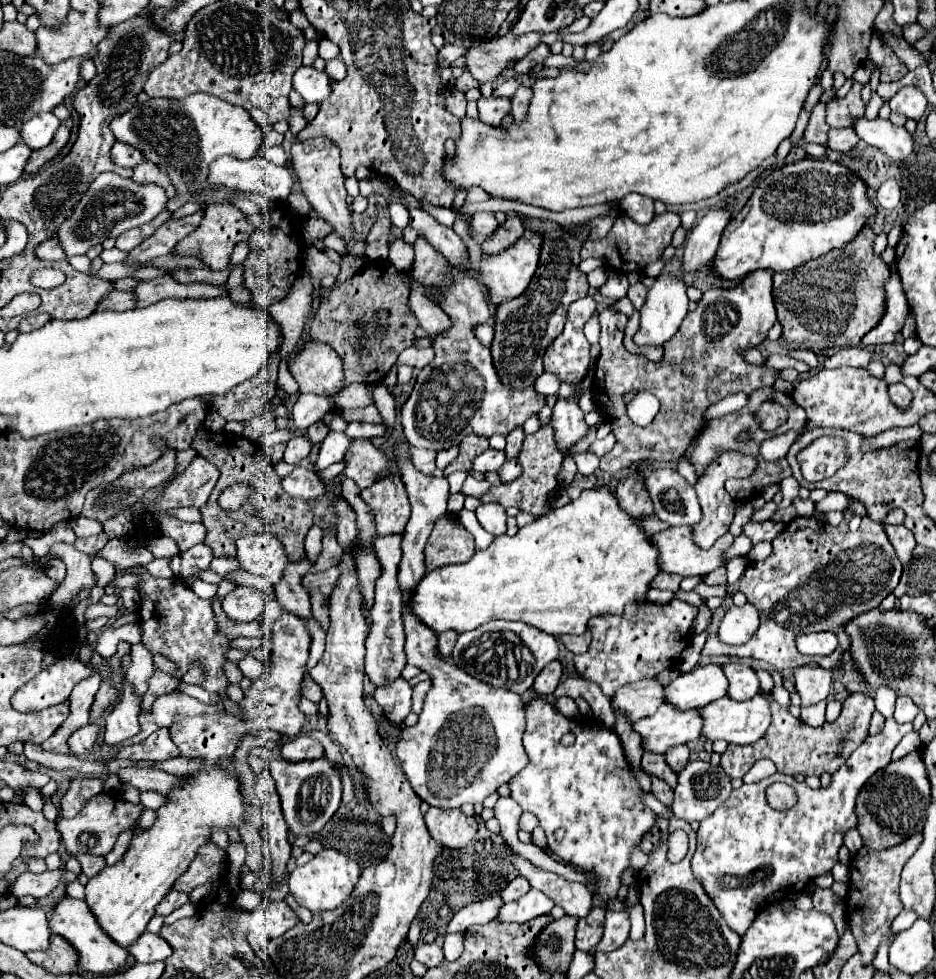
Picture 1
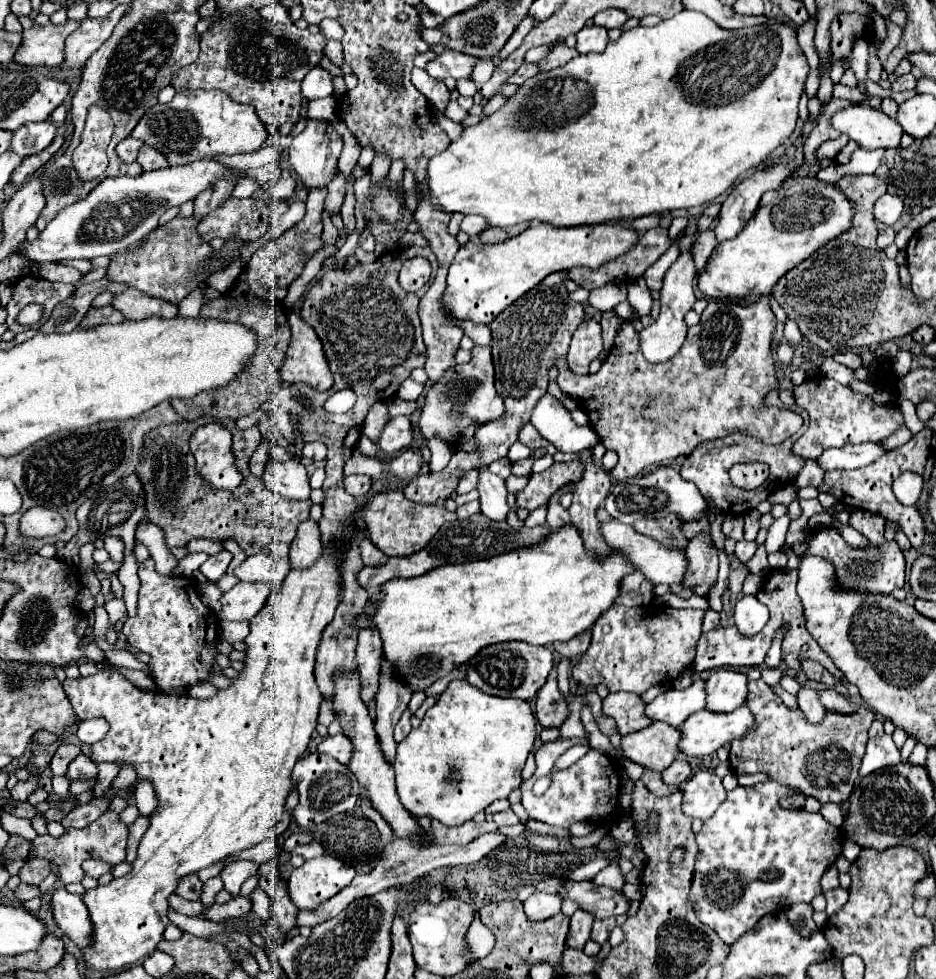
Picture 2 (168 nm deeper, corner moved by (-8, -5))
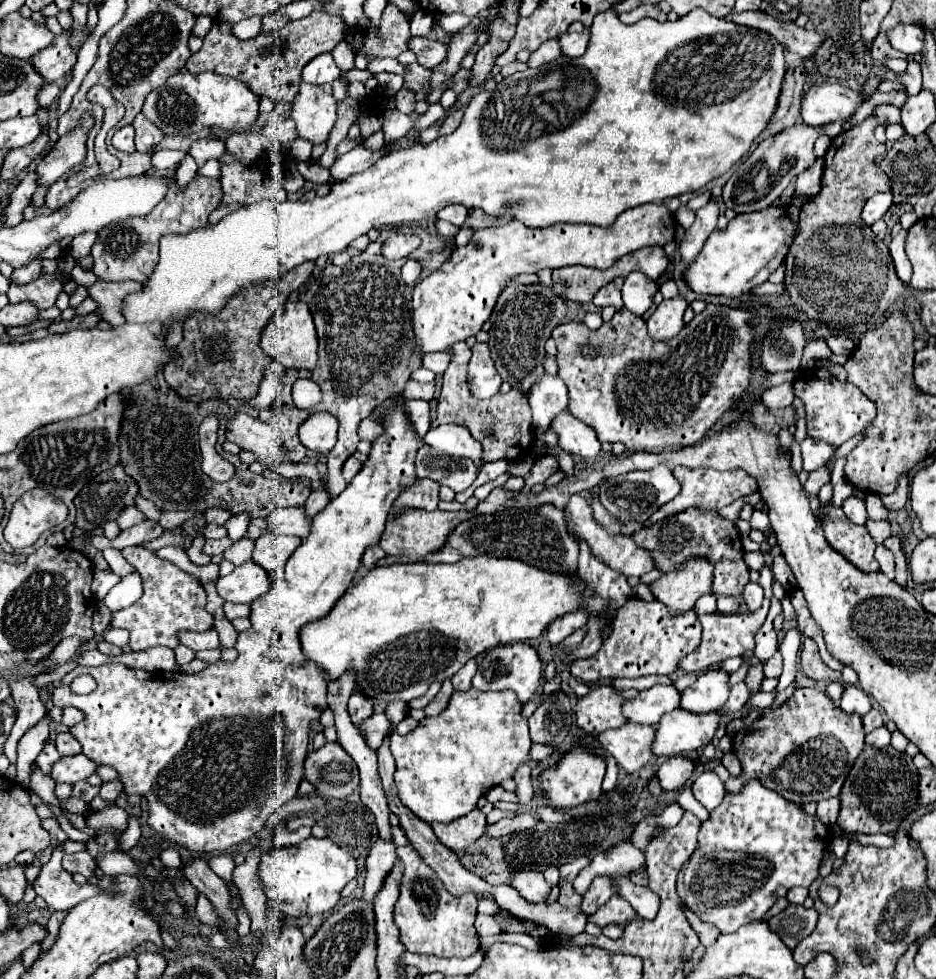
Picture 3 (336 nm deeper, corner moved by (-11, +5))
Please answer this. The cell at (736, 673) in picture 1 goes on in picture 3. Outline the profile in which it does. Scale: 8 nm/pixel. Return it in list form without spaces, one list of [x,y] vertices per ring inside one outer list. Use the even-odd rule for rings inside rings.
[[[711,669],[699,675],[691,687],[681,691],[679,709],[691,713],[711,713],[717,707],[725,705],[729,697],[727,677],[729,675],[723,669]]]

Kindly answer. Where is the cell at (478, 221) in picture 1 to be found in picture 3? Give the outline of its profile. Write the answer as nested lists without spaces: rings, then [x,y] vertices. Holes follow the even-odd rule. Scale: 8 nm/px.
[[[449,205],[449,207],[445,207],[443,211],[437,213],[437,219],[449,221],[449,223],[461,227],[465,223],[465,219],[467,219],[467,209],[461,207],[461,205]]]

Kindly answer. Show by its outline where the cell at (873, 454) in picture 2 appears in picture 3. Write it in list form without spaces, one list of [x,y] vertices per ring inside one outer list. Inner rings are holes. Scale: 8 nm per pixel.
[[[805,437],[801,441],[801,455],[803,455],[803,469],[805,471],[813,471],[819,465],[827,463],[827,459],[833,455],[833,449],[825,441],[819,441],[819,439],[813,439],[813,437]]]

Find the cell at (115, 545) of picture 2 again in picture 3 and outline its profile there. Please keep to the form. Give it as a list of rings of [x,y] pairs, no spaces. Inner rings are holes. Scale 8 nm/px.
[[[127,505],[117,517],[117,523],[121,529],[129,529],[133,525],[139,525],[141,521],[145,521],[145,515],[135,505]]]

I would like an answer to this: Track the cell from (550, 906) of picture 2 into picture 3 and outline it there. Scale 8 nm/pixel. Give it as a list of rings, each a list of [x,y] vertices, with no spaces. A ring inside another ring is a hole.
[[[525,869],[511,873],[509,885],[519,891],[519,895],[531,903],[543,903],[551,891],[551,885],[545,881],[541,869]]]

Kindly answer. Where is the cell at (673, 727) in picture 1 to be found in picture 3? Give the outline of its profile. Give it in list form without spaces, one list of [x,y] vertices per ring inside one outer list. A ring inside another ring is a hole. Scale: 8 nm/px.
[[[623,725],[617,729],[607,729],[597,735],[597,743],[607,751],[619,767],[633,773],[645,767],[655,755],[651,753],[651,737],[655,733],[653,725]]]

